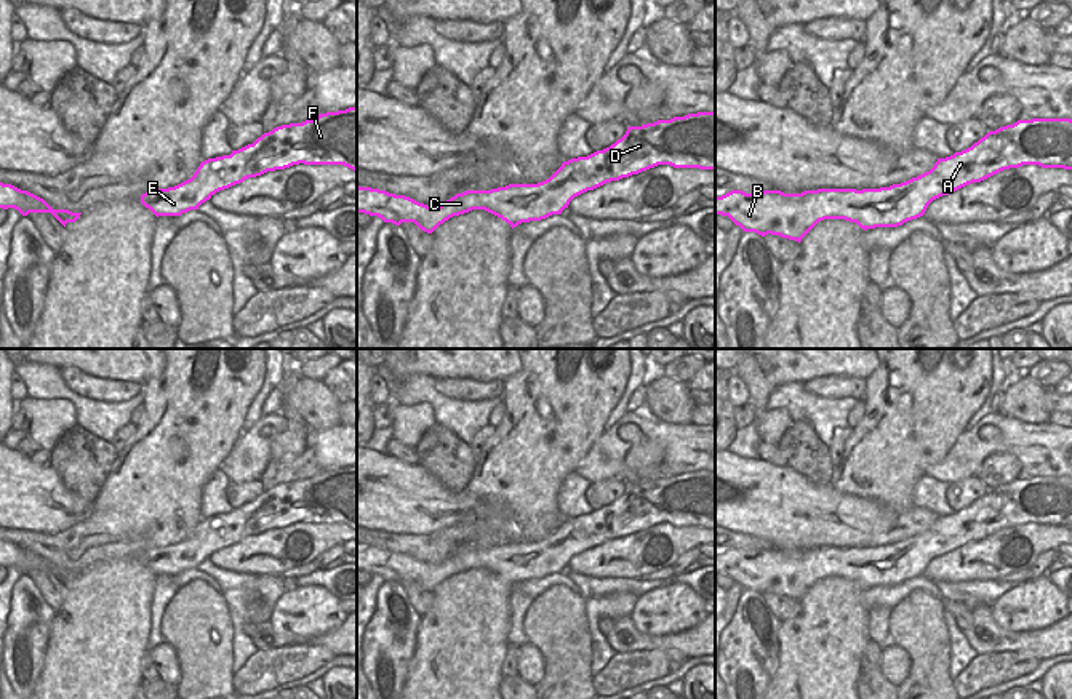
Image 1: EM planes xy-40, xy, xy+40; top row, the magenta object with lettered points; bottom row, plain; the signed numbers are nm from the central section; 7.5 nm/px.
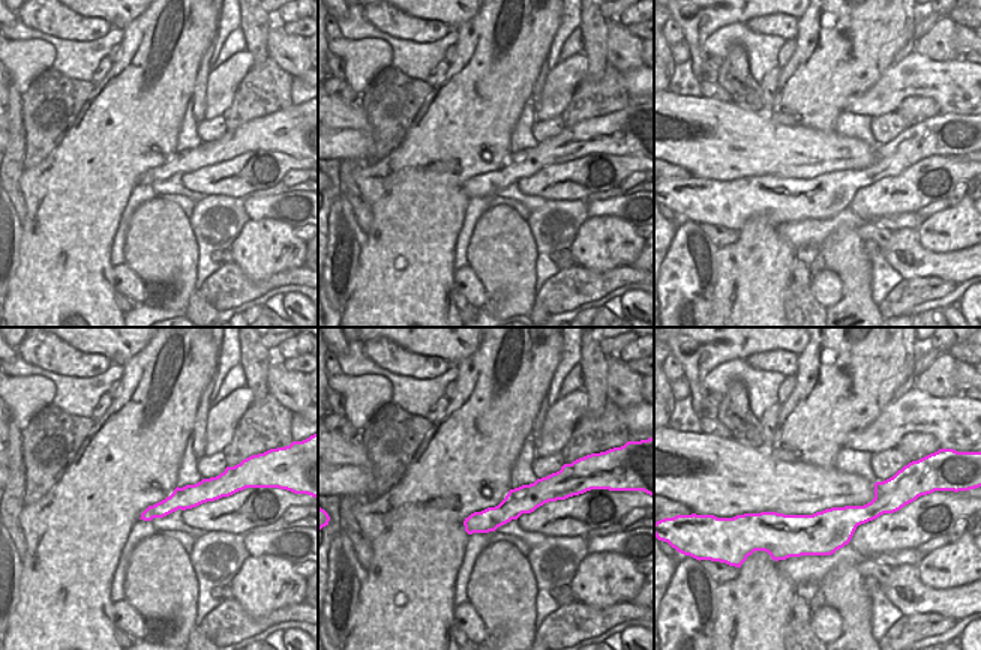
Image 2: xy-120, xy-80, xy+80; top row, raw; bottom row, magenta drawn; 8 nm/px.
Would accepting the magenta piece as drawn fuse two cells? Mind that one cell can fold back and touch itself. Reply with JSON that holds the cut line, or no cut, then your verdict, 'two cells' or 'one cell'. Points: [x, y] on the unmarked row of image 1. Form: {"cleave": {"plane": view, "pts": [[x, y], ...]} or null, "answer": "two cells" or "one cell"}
{"cleave": null, "answer": "one cell"}

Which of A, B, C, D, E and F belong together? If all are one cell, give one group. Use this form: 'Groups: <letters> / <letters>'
Groups: A B C D E F

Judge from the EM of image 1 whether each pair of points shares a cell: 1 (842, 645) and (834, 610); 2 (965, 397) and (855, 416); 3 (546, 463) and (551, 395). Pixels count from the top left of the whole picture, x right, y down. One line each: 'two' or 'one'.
1: one
2: two
3: one

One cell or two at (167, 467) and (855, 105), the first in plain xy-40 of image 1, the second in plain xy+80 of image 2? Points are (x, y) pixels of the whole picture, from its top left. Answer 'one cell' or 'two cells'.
two cells

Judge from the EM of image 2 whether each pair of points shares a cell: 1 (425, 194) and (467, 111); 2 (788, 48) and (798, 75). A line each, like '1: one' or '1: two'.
1: one
2: two

